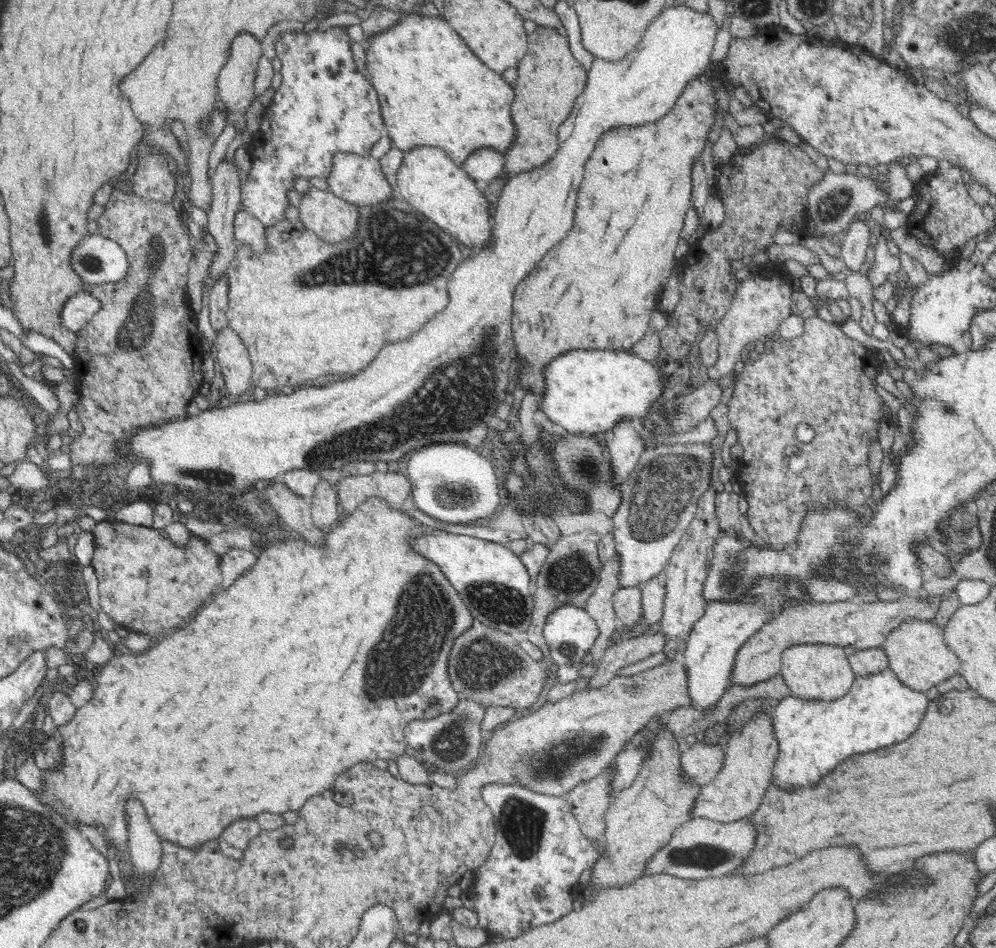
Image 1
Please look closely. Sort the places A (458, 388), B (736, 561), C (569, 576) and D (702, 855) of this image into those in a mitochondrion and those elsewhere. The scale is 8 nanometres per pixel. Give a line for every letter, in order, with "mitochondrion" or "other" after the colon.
A: mitochondrion
B: mitochondrion
C: mitochondrion
D: mitochondrion

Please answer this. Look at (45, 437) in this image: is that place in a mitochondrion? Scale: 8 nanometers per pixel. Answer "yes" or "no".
no

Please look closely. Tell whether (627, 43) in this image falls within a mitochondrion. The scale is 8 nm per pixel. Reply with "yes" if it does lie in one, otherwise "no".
no

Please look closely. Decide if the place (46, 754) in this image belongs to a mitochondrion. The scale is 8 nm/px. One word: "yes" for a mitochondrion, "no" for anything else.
yes

